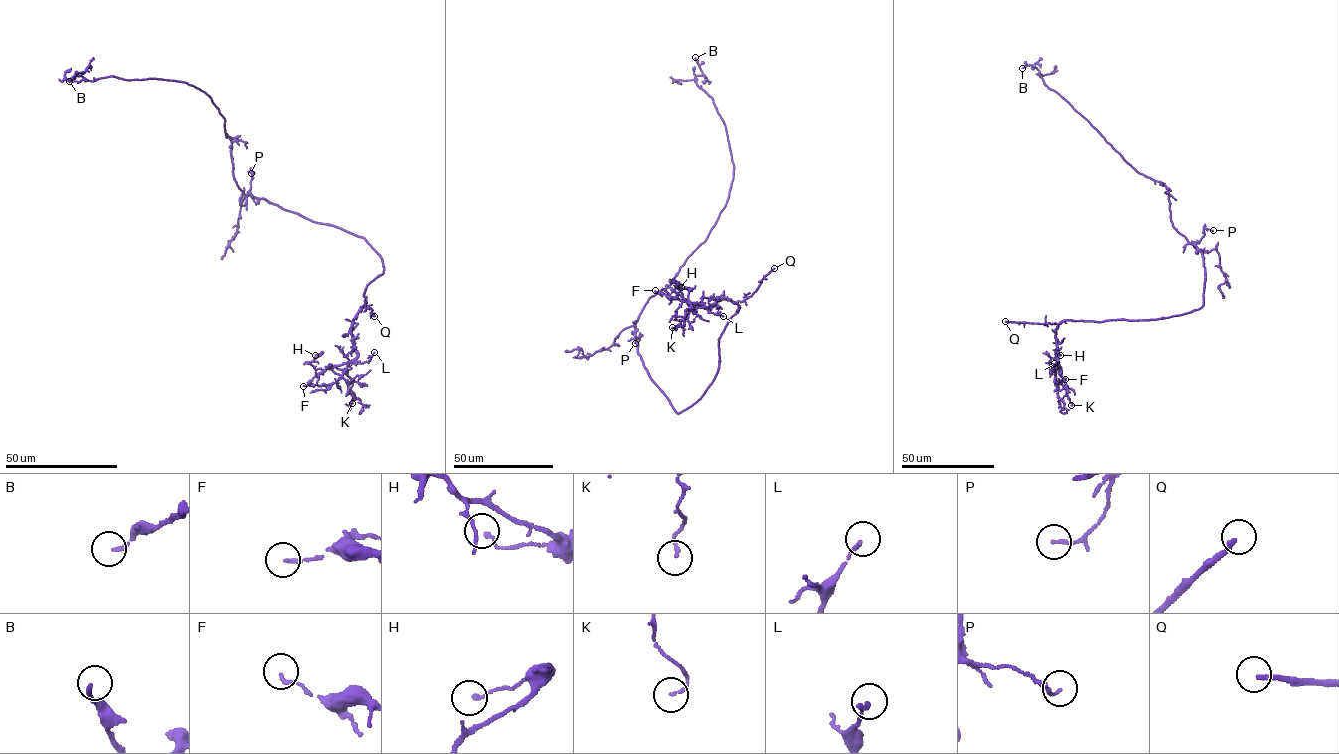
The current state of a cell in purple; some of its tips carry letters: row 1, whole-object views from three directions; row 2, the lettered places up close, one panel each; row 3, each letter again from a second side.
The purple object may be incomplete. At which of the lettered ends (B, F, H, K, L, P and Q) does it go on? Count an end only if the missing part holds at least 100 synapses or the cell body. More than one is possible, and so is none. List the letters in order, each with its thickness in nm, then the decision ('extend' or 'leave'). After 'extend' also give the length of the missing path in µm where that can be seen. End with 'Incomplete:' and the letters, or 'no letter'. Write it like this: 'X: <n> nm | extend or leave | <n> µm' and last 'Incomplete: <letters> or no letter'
B: 140 nm | leave
F: 130 nm | leave
H: 150 nm | leave
K: 120 nm | leave
L: 180 nm | leave
P: 110 nm | leave
Q: 200 nm | extend | 35 µm
Incomplete: Q

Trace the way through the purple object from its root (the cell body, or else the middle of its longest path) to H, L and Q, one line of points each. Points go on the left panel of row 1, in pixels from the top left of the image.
H: (275, 204), (365, 238), (384, 267), (353, 320), (356, 357), (316, 369), (315, 355)
L: (275, 204), (365, 238), (380, 255), (383, 272), (367, 285), (351, 330), (355, 361), (367, 361), (374, 352)
Q: (275, 204), (365, 238), (379, 254), (383, 272), (367, 285), (362, 306), (369, 306), (374, 316)

